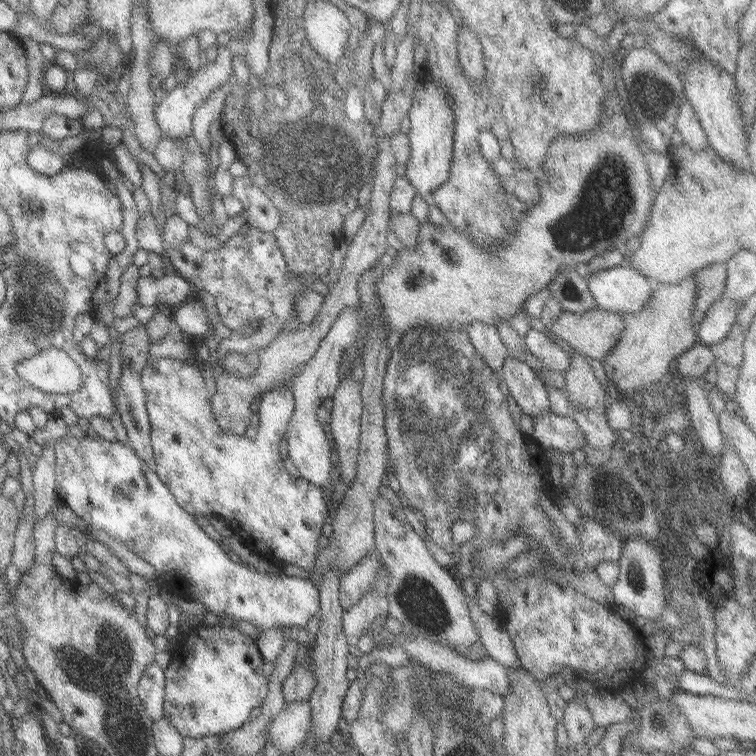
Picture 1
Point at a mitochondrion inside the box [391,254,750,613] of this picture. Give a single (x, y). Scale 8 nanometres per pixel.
(634, 572)

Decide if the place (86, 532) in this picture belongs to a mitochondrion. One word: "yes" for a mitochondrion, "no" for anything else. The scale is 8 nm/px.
no

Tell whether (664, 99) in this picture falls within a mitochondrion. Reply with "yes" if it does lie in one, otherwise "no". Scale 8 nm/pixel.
no

